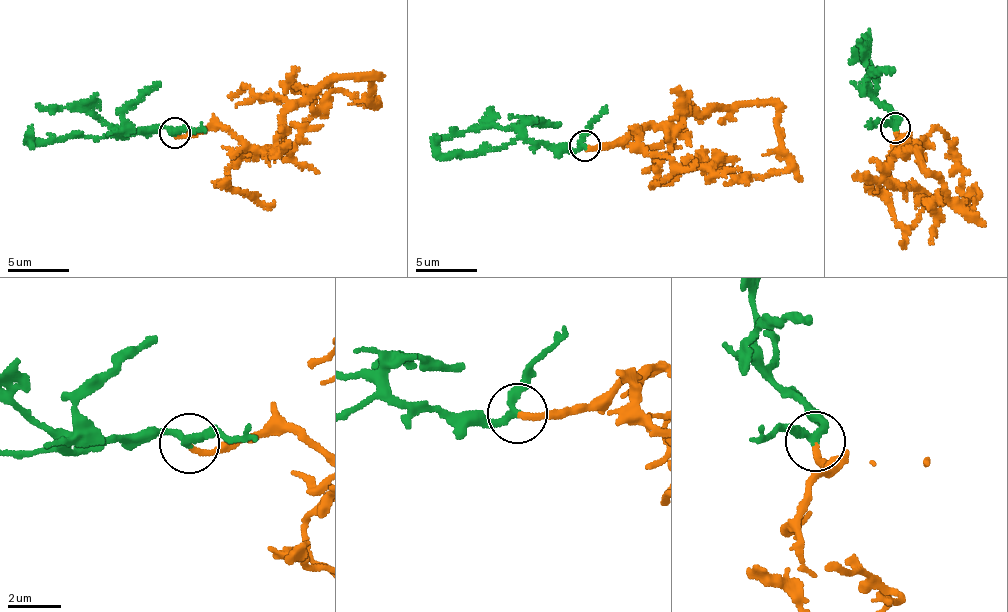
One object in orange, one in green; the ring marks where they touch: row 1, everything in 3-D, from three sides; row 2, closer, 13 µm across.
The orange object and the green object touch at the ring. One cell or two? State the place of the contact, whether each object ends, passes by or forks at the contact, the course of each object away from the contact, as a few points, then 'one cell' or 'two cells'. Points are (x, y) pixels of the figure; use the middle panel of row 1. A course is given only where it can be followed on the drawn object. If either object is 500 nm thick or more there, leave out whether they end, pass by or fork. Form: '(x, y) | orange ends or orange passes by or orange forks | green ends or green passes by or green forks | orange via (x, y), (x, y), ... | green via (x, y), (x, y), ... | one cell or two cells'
(584, 146) | orange ends | green passes by | orange via (585, 145), (678, 125), (681, 111), (769, 101), (788, 164), (734, 175), (708, 162), (707, 150) | green via (585, 145), (557, 151), (520, 139), (491, 151), (446, 155), (436, 137) | one cell

